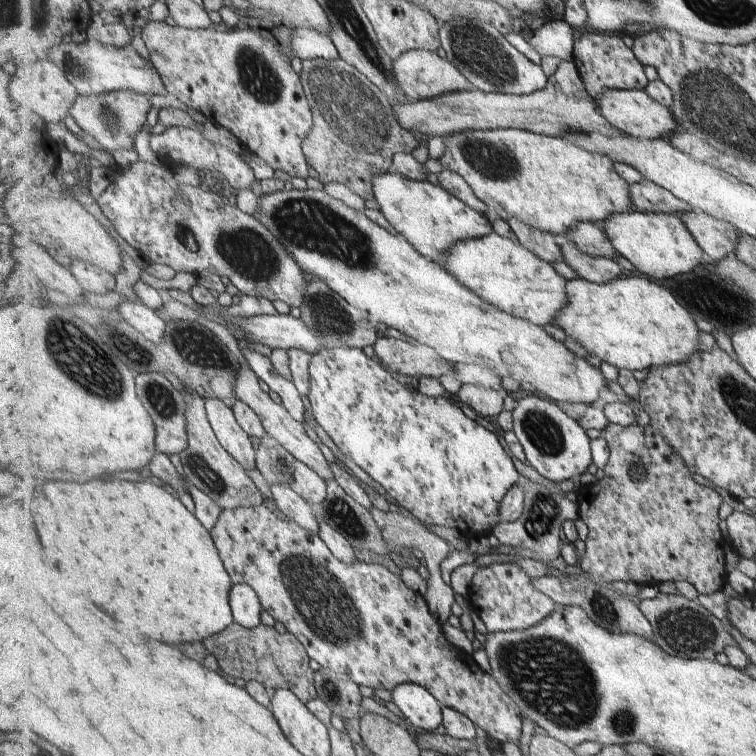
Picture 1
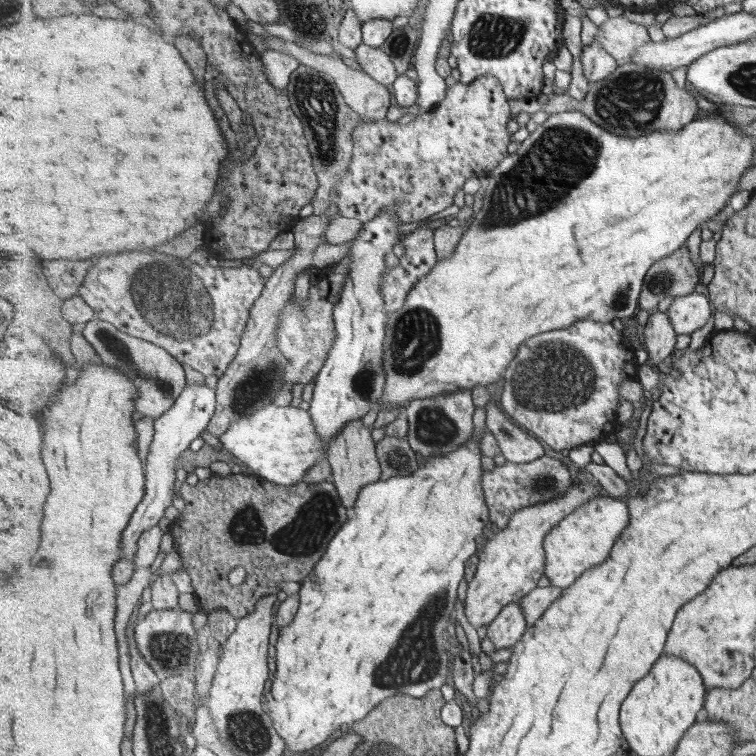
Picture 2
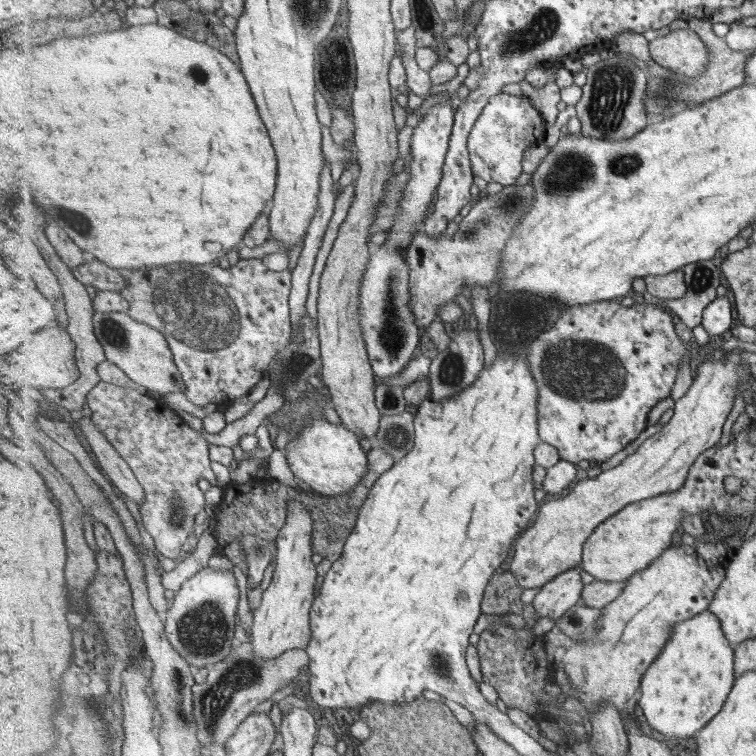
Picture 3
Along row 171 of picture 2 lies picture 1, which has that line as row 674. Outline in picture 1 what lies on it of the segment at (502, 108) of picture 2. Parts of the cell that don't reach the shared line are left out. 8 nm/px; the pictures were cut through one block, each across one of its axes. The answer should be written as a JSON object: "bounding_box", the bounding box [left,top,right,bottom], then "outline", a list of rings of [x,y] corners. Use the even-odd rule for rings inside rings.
{"bounding_box":[211,504,523,745],"outline":[[[264,504],[252,507],[239,506],[239,508],[235,509],[222,509],[215,526],[211,529],[211,533],[215,538],[221,558],[224,560],[225,568],[227,568],[227,572],[229,572],[229,576],[231,576],[234,584],[248,584],[251,588],[254,588],[257,596],[260,596],[264,610],[274,620],[281,622],[287,631],[297,636],[301,640],[301,644],[304,644],[305,648],[308,649],[310,658],[313,658],[322,667],[331,669],[333,672],[347,674],[353,682],[357,682],[361,686],[369,686],[375,690],[381,688],[392,692],[395,688],[399,687],[399,684],[405,682],[421,685],[423,688],[429,689],[429,692],[432,692],[433,696],[437,697],[442,706],[454,708],[455,710],[459,710],[459,712],[463,712],[465,716],[469,716],[493,740],[497,740],[500,744],[507,744],[507,742],[512,742],[515,745],[519,744],[521,728],[523,728],[523,720],[521,720],[523,712],[521,707],[511,700],[511,696],[505,694],[505,689],[501,688],[492,672],[487,673],[481,670],[481,668],[473,663],[470,656],[467,656],[447,640],[447,636],[443,634],[442,624],[437,620],[436,616],[433,616],[431,609],[428,607],[426,597],[421,596],[419,592],[413,592],[401,580],[399,575],[393,574],[389,568],[381,564],[366,564],[363,561],[347,564],[347,562],[339,560],[328,547],[328,544],[325,544],[325,541],[319,536],[319,533],[310,533],[309,530],[305,530],[303,526],[297,524],[295,520],[283,520],[283,518],[279,518],[271,508],[267,508]]]}

